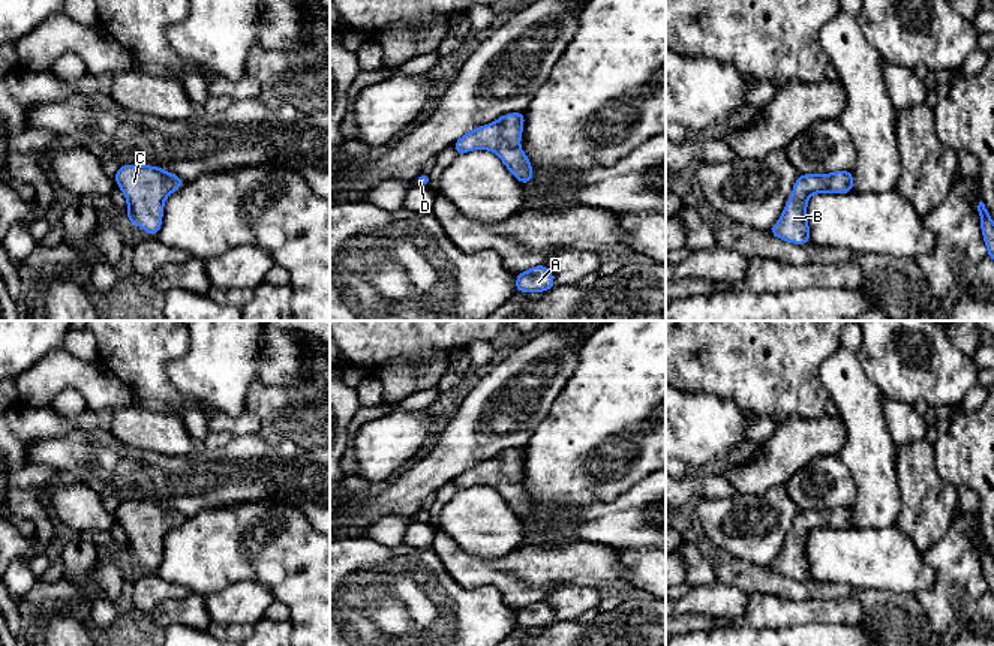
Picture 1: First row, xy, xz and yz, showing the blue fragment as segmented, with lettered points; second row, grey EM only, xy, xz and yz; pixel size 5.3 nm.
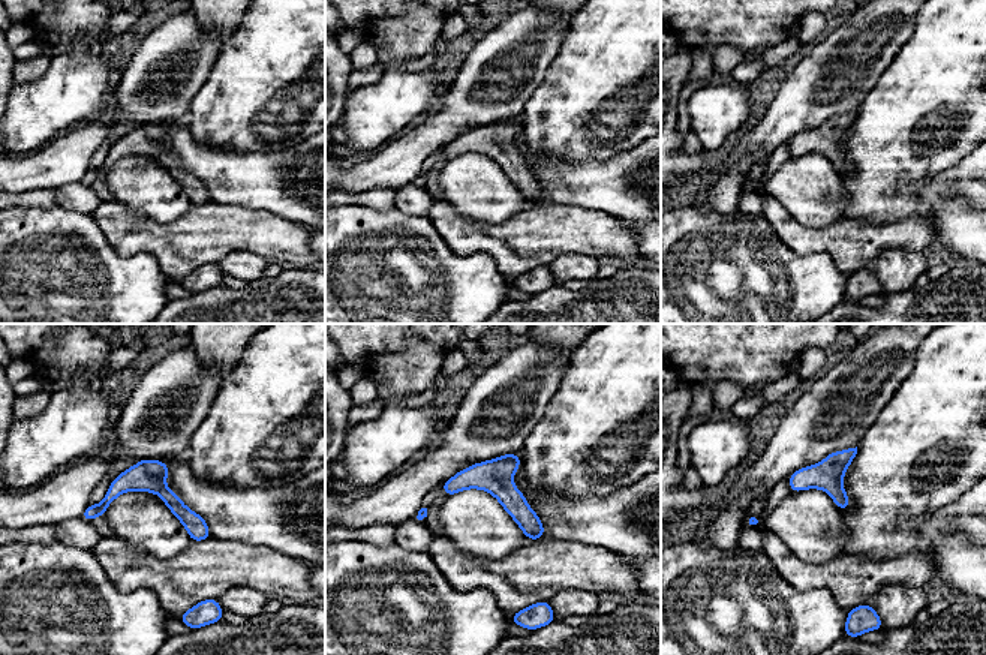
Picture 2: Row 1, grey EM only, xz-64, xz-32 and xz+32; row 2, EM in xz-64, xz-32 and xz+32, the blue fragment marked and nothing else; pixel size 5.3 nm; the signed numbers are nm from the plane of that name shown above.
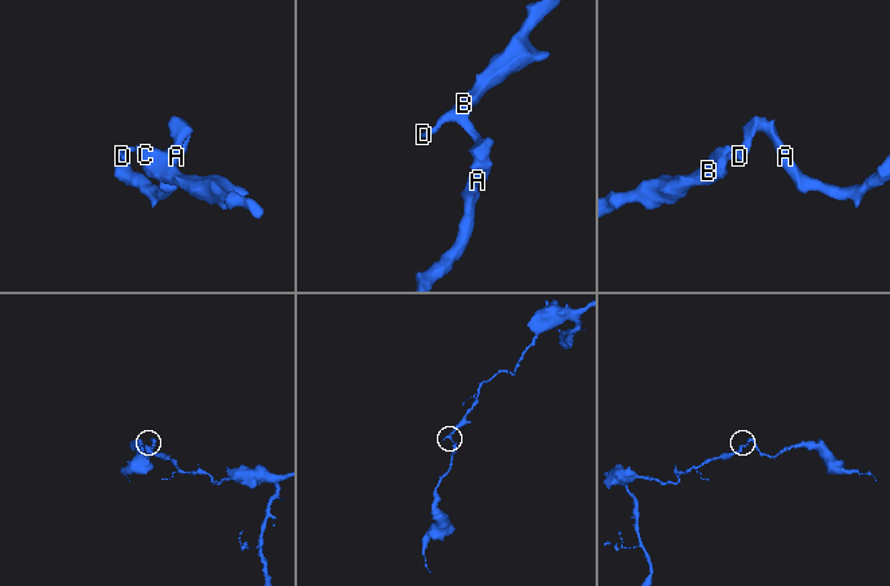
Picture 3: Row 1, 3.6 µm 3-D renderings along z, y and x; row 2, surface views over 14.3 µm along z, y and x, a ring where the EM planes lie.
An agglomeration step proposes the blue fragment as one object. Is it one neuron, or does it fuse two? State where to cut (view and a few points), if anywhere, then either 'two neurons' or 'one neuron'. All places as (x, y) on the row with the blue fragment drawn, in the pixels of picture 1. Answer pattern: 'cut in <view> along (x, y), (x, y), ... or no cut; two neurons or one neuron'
no cut; one neuron

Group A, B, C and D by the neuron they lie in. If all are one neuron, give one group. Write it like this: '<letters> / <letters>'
A B C D

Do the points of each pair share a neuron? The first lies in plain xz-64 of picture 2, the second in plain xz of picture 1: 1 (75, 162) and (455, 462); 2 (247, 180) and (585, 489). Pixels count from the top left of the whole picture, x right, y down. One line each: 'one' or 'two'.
1: one
2: two

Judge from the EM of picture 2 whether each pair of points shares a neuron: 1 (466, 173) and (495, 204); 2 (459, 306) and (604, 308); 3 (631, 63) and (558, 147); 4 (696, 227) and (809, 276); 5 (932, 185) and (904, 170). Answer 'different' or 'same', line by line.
1: same
2: different
3: same
4: same
5: different

